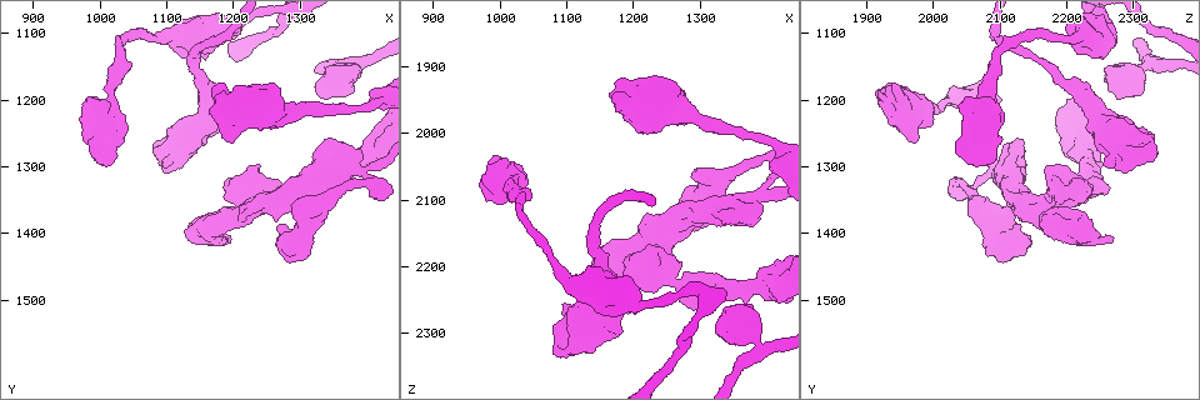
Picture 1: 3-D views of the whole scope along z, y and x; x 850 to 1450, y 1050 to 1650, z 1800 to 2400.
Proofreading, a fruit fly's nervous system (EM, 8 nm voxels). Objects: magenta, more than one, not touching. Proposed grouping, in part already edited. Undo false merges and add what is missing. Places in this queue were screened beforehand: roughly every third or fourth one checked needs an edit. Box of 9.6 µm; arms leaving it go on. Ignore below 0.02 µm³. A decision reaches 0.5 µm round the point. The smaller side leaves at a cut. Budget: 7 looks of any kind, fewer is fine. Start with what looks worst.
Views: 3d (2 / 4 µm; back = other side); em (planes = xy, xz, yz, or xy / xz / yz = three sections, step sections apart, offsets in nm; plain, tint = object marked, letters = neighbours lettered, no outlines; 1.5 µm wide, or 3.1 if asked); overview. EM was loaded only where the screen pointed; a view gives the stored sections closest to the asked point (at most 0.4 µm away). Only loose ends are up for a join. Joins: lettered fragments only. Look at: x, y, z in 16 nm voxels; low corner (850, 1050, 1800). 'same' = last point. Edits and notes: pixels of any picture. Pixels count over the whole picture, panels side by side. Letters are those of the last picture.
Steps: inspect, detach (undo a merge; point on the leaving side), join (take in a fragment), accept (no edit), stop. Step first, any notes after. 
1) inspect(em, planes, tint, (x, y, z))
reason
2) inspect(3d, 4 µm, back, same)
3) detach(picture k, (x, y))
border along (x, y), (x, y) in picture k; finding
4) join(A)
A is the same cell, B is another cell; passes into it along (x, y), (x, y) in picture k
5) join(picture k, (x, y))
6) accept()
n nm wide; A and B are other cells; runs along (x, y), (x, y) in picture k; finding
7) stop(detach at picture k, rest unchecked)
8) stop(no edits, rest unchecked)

inspect(em, xy, step 8, plain, (1385, 1295, 2125))
stops while still wide

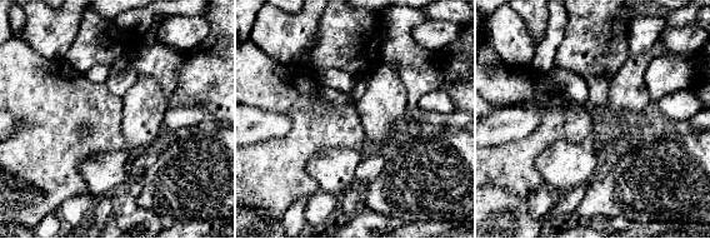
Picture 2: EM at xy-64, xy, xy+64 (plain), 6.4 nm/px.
inspect(em, xy, step 8, letters, same)
see the neighbours

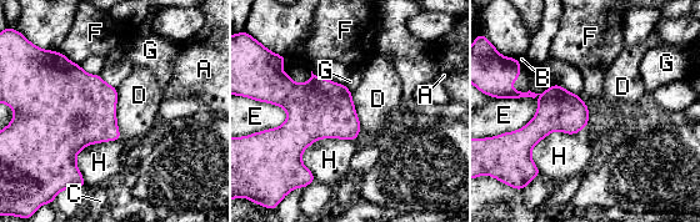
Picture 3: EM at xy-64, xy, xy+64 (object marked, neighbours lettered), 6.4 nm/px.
accept()
A, B, C, D, E, F, G and H are other cells; border along (116, 87), (116, 126), (120, 140) in picture 3; no lettered fragment goes on from it

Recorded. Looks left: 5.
inspect(3d, 4 µm, (1190, 1185, 1915))
branch stops here

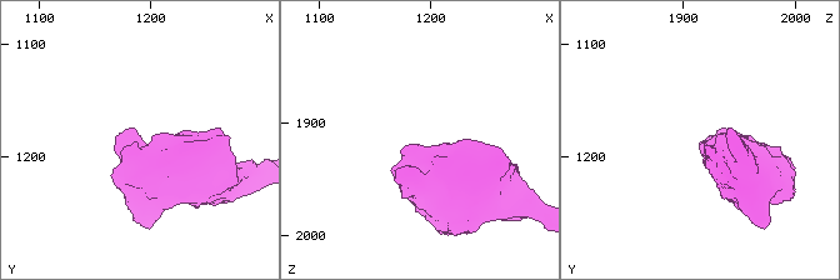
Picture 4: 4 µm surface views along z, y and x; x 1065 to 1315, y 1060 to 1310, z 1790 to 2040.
inspect(em, planes, letters, (1188, 1188, 1918))

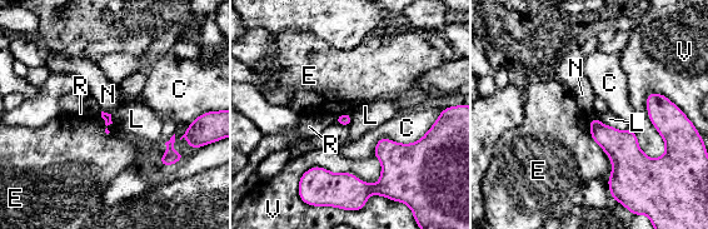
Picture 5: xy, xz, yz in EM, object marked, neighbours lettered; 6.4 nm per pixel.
accept()
C touches over 480 nm; C, E, L, N, R and V are other cells; no lettered fragment goes on from it

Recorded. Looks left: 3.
inspect(3d, 4 µm, (1105, 1255, 2325))

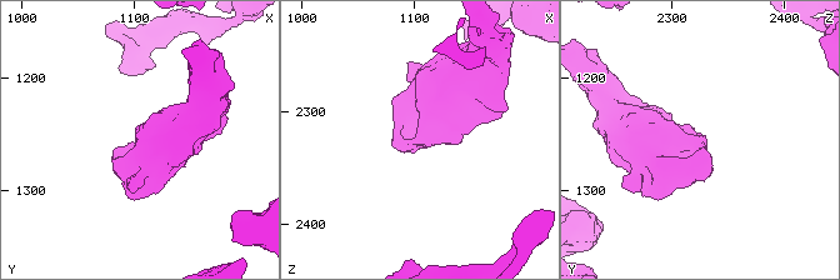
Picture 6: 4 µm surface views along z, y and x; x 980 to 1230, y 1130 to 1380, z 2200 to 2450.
inspect(em, xy, step 4, tint, (1104, 1254, 2326))
need the tissue

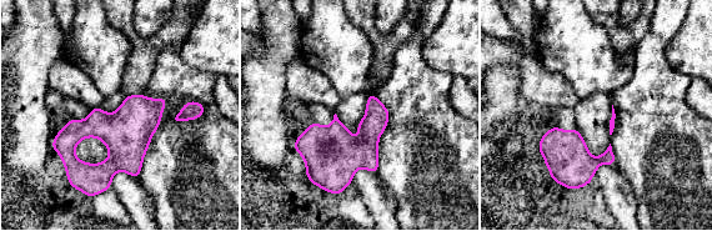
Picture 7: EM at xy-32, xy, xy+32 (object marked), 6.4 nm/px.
inspect(em, planes, letters, same)
cut it another way

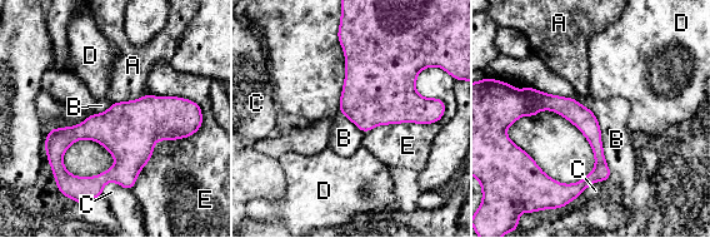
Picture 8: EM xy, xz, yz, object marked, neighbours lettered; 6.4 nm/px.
accept()
A, B, C, D and E are other cells; border along (524, 85), (586, 107), (611, 172) in picture 8; no lettered fragment goes on from it

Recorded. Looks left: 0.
stop(no edits, rest unchecked)

